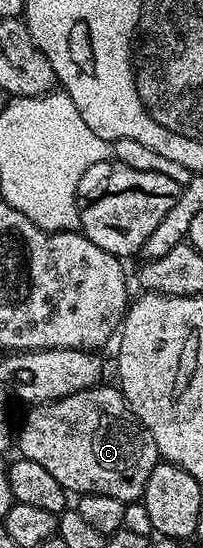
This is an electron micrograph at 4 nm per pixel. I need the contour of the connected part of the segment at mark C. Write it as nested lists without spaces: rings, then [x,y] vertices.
[[[98,384],[83,391],[73,392],[63,399],[43,405],[32,405],[27,410],[29,412],[23,427],[17,430],[18,453],[41,464],[41,468],[46,468],[53,480],[57,480],[57,484],[61,484],[64,490],[72,495],[113,496],[113,500],[121,500],[126,504],[142,499],[145,484],[149,484],[149,472],[153,472],[153,468],[161,459],[157,444],[151,439],[142,422],[131,413],[131,407],[123,399],[122,390],[111,386]]]

